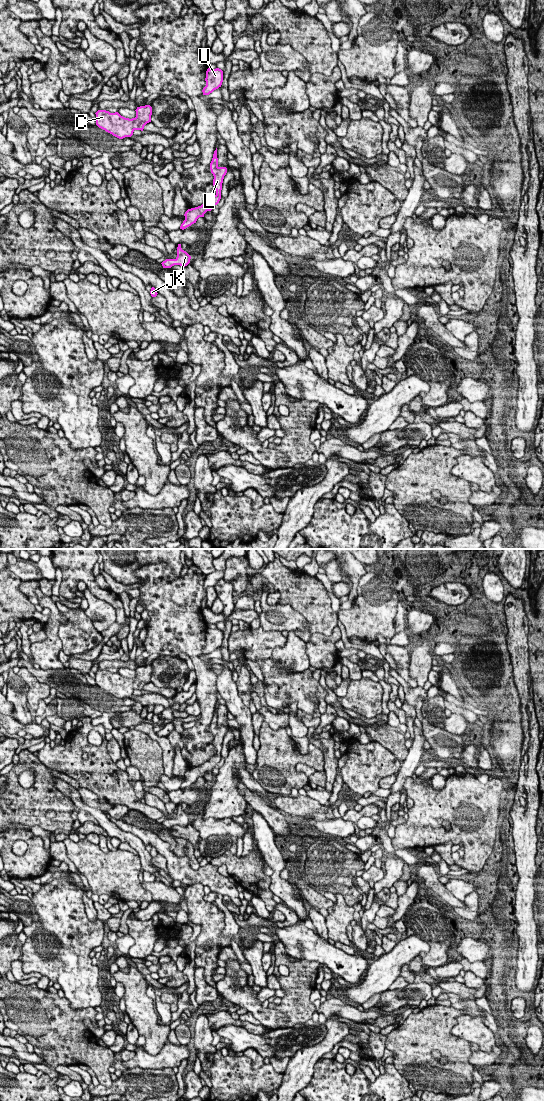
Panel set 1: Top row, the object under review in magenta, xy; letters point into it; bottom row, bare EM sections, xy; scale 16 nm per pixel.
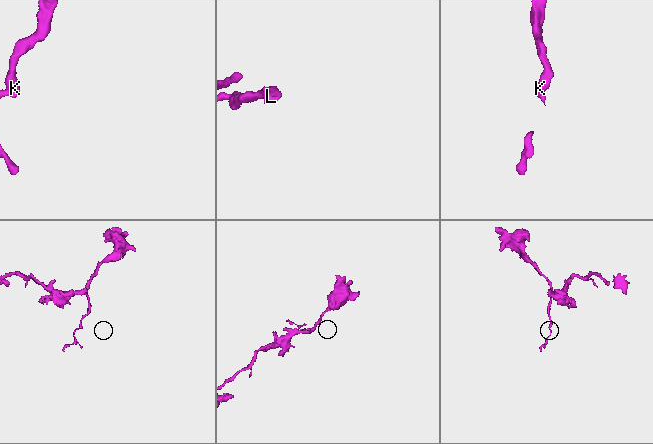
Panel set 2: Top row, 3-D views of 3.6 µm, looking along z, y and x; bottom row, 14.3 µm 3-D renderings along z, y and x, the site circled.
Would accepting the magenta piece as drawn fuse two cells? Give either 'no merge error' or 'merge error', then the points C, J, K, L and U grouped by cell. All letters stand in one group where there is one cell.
no merge error; groups C J K L U

